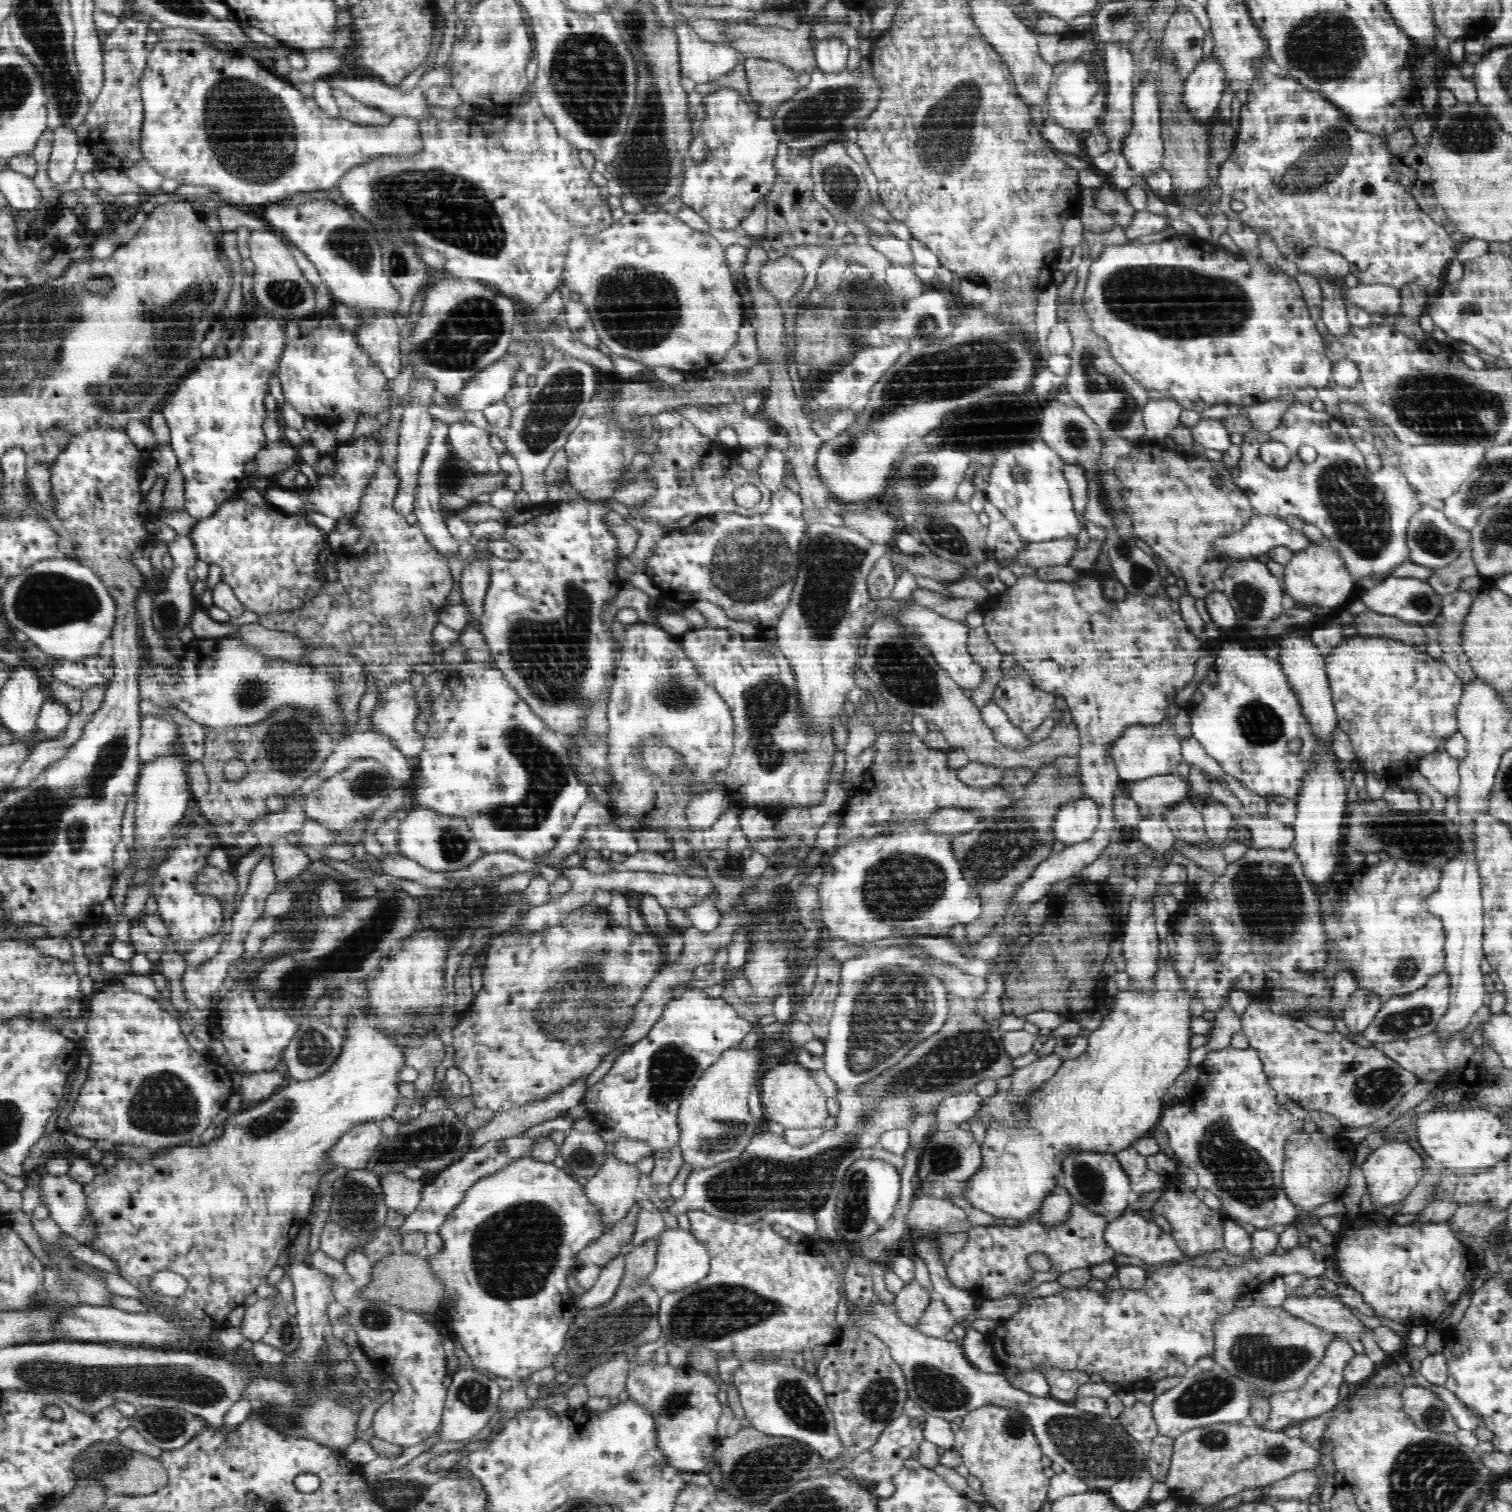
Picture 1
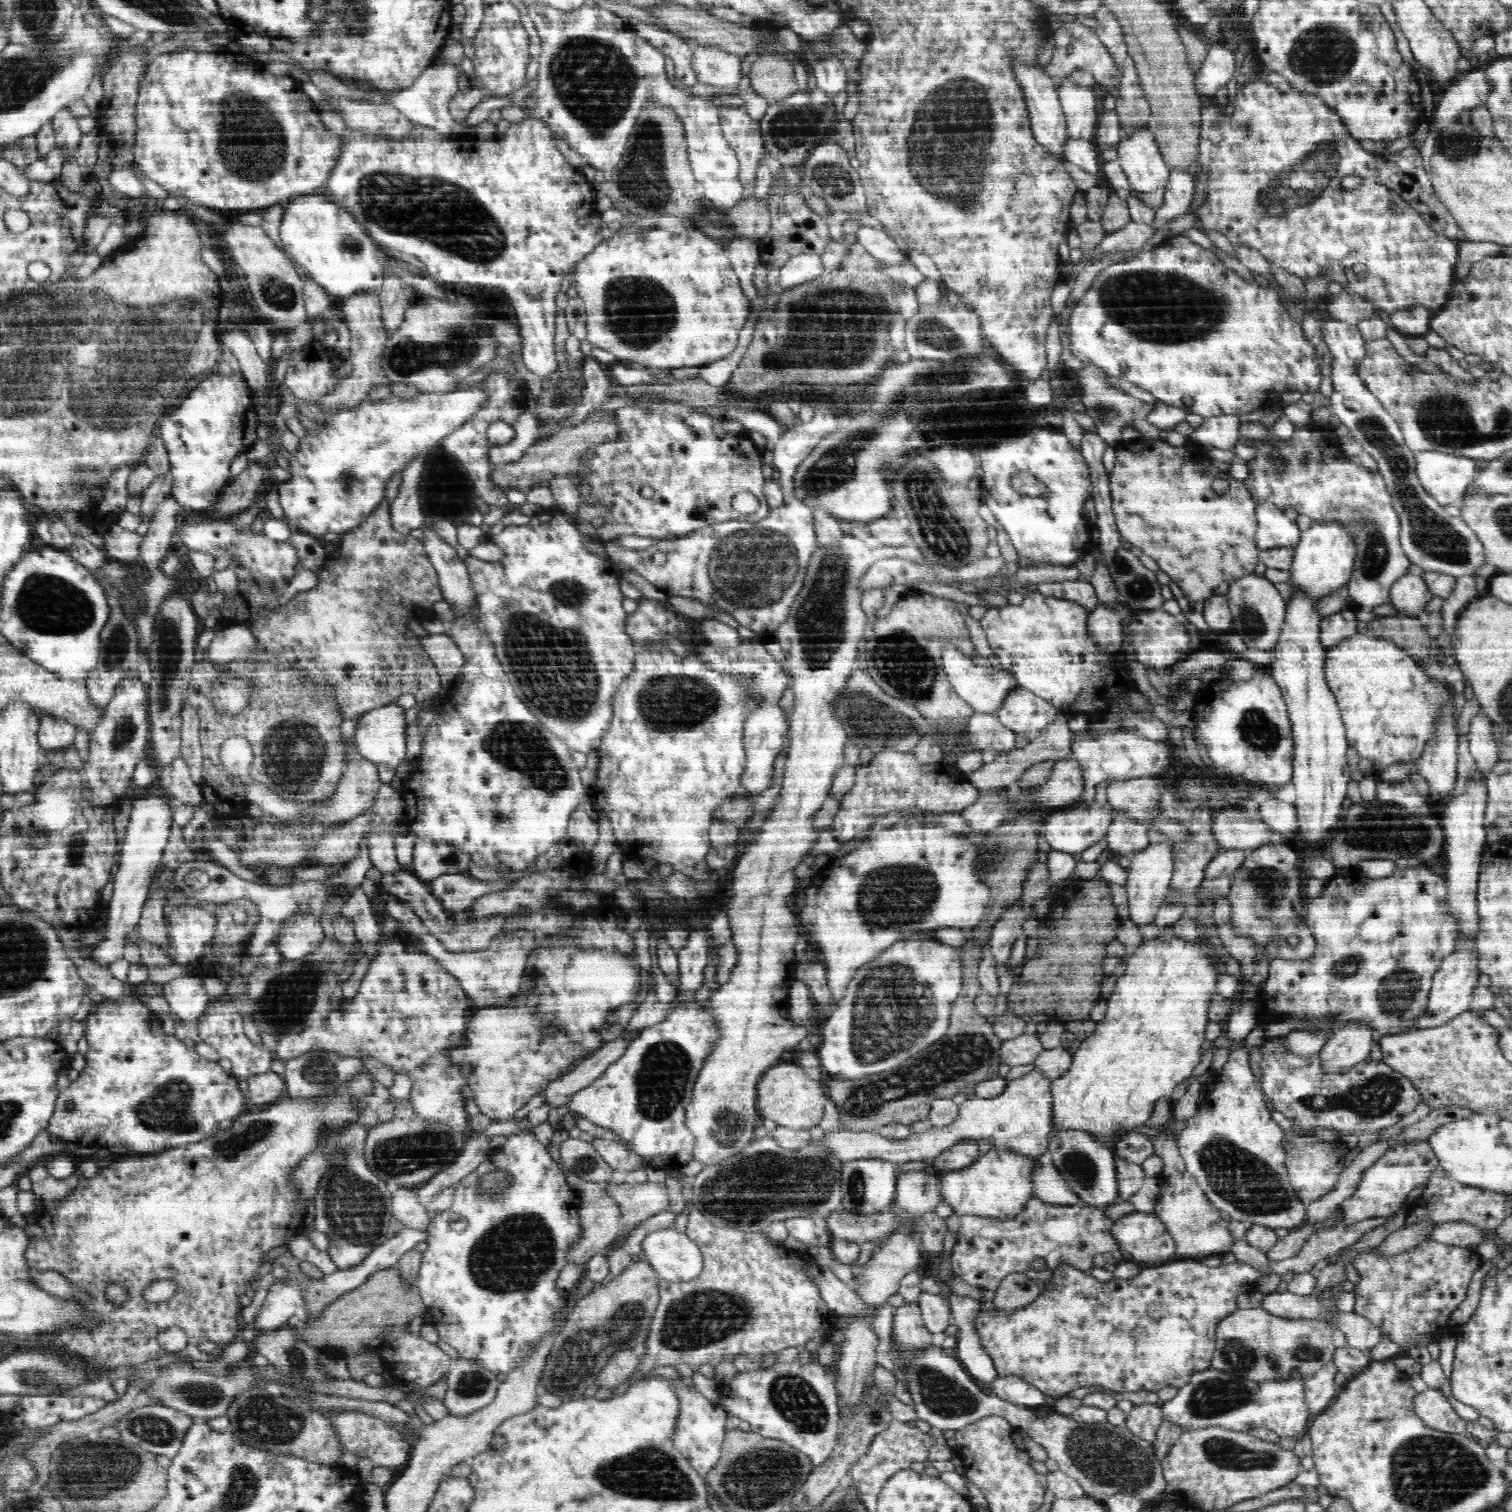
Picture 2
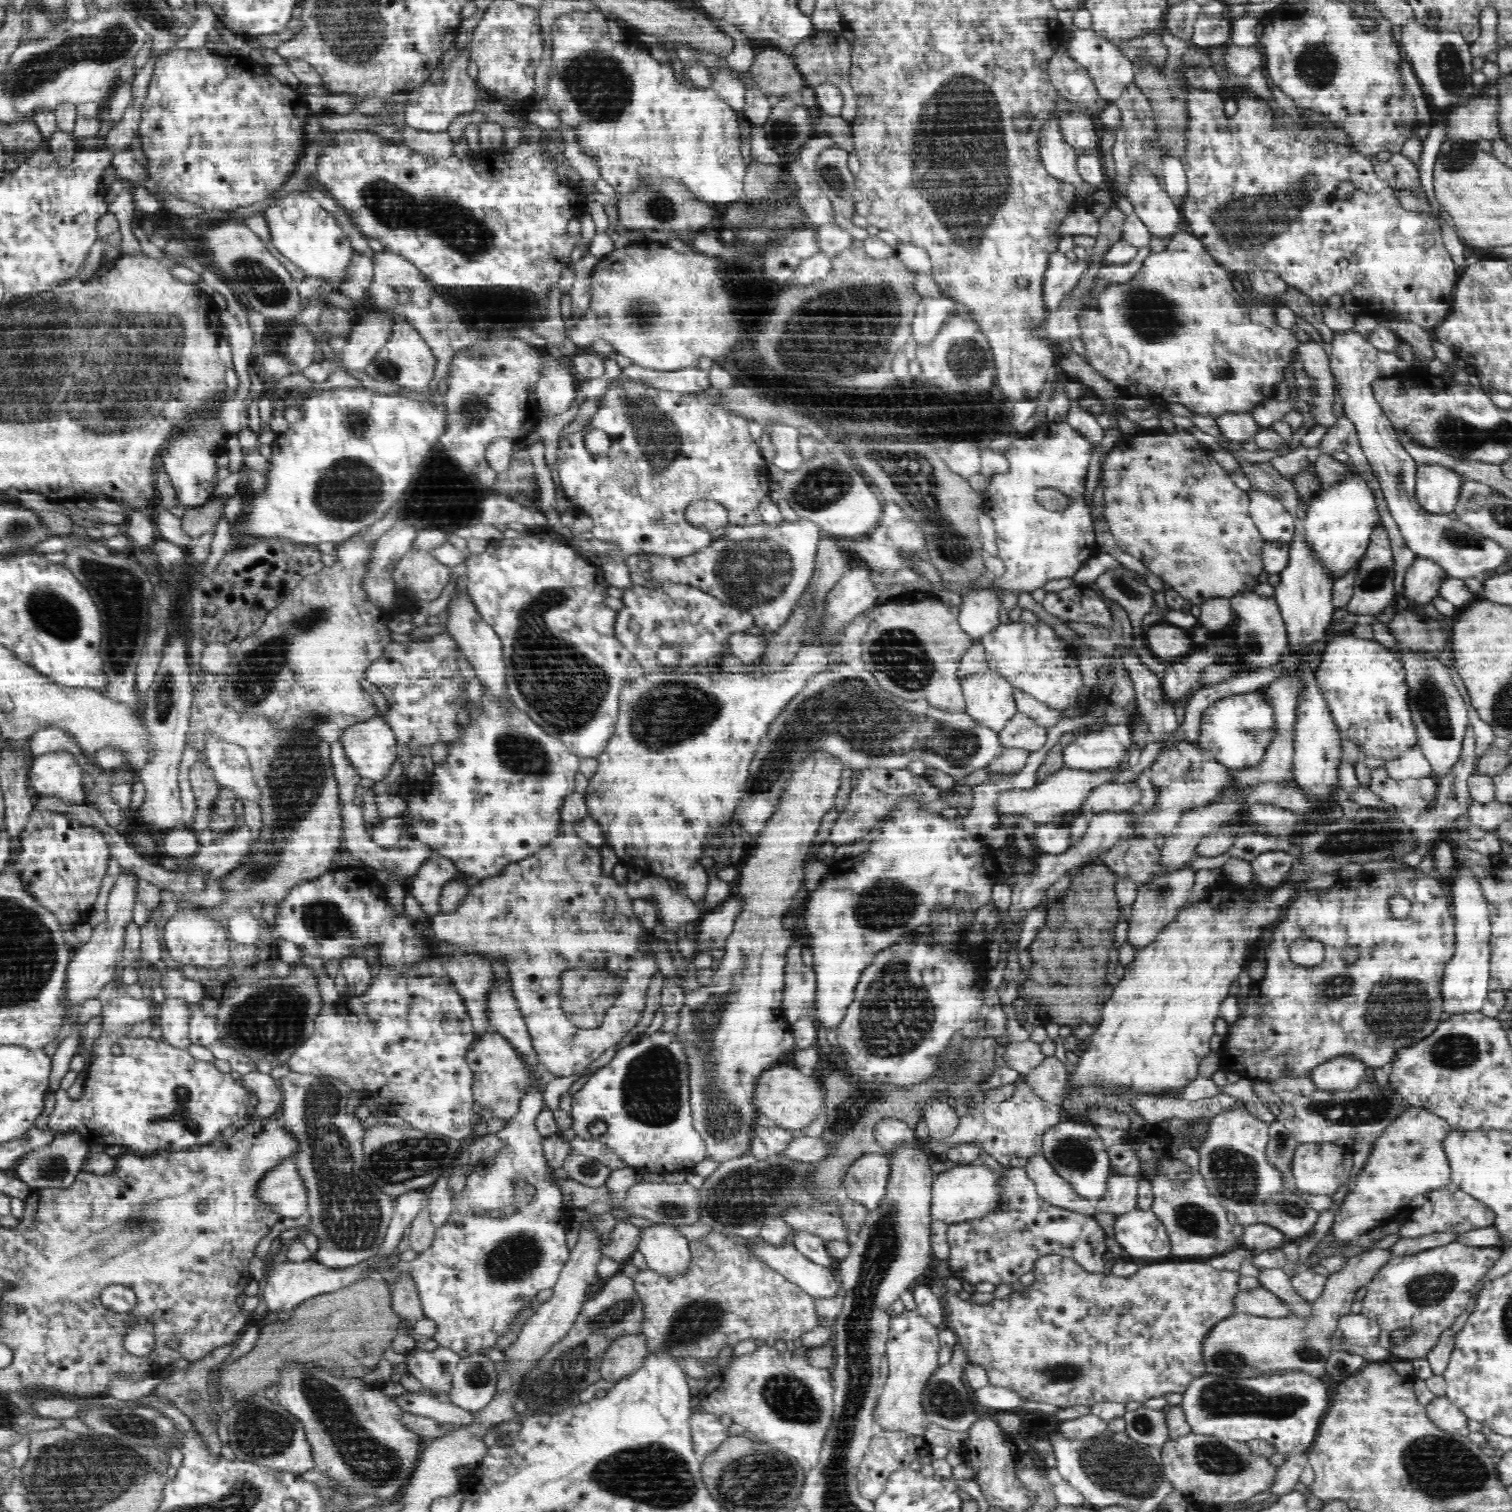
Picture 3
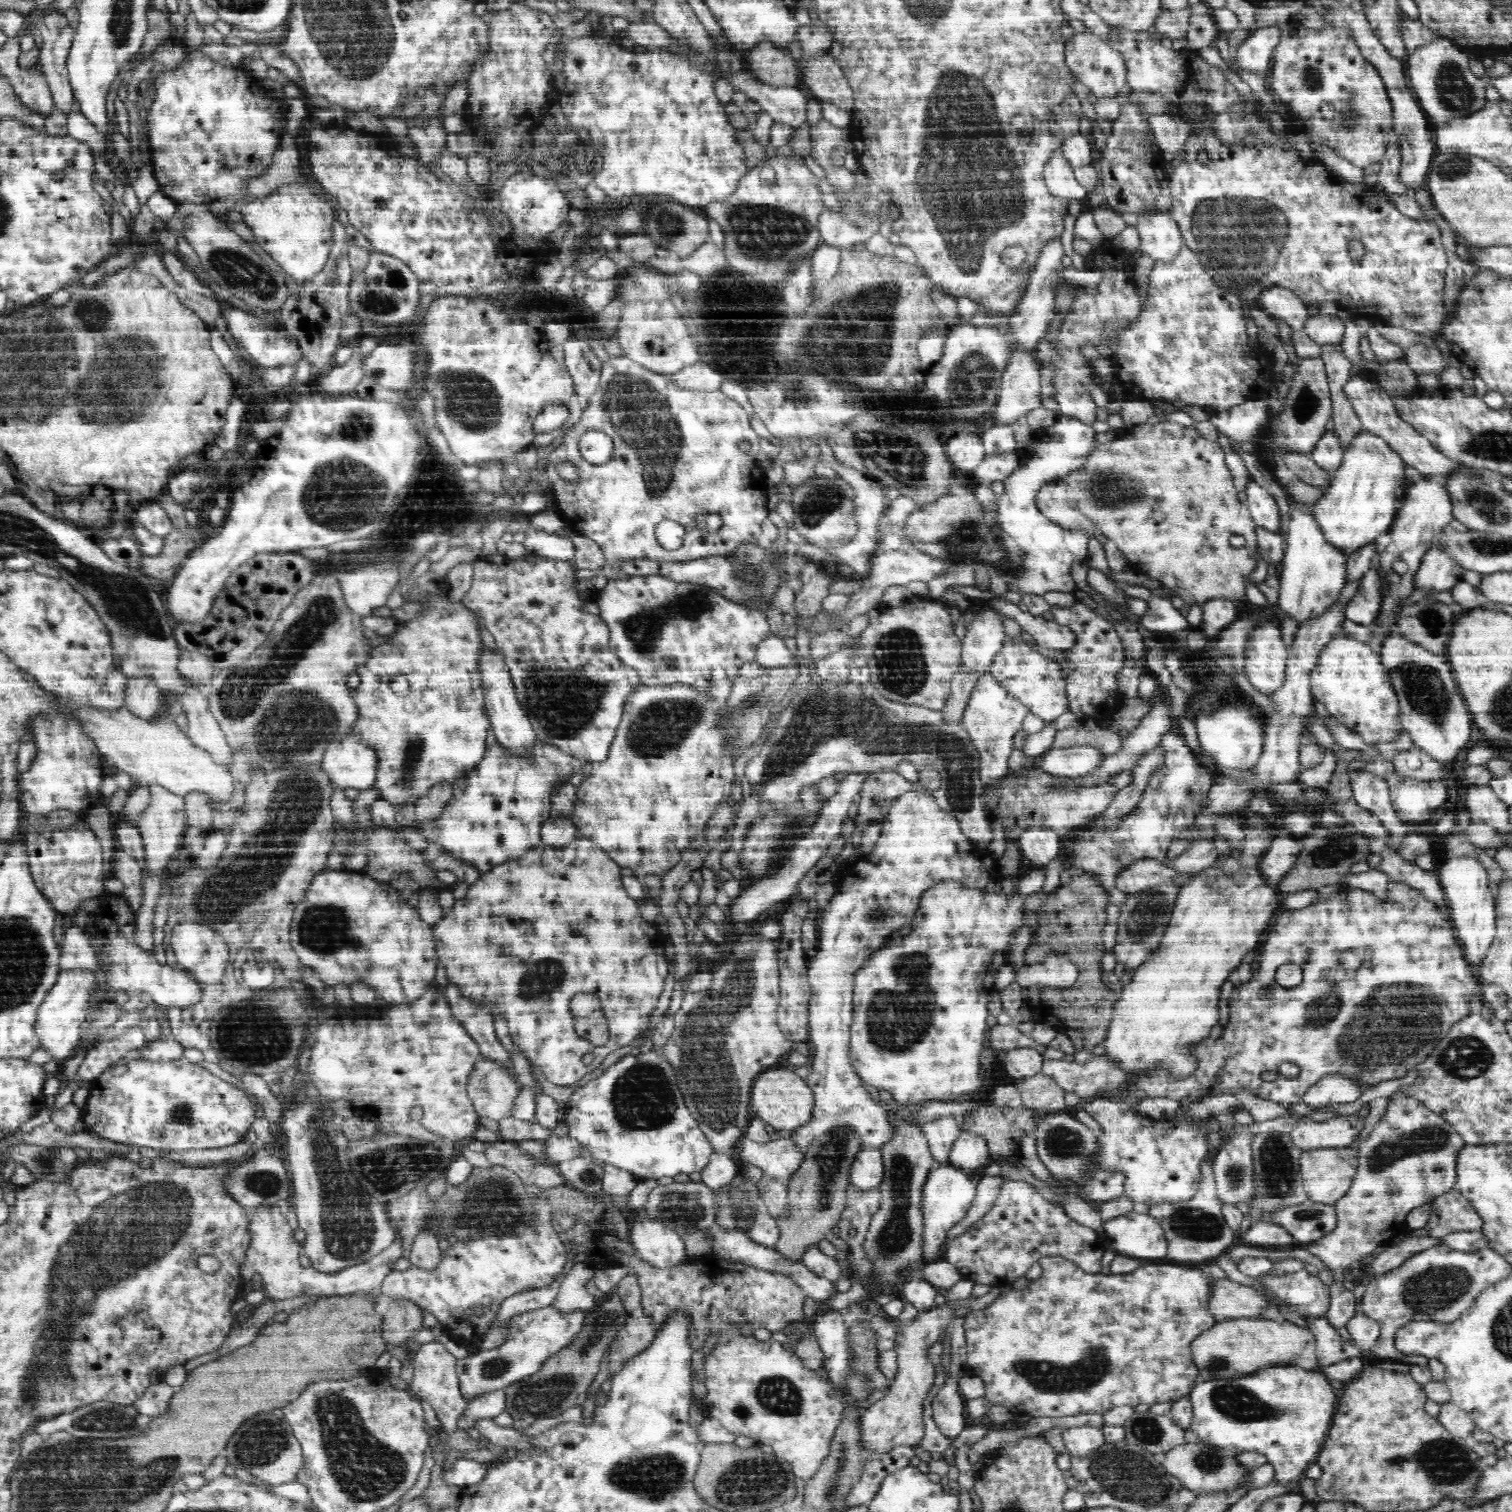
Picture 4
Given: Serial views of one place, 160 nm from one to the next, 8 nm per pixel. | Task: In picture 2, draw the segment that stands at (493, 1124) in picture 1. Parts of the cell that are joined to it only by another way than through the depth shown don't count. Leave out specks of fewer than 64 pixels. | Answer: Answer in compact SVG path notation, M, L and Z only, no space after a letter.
M624 1033L617 1040L610 1042L595 1053L588 1056L572 1071L548 1083L545 1090L545 1102L551 1108L568 1106L571 1096L592 1084L604 1071L616 1062L638 1035L636 1033Z

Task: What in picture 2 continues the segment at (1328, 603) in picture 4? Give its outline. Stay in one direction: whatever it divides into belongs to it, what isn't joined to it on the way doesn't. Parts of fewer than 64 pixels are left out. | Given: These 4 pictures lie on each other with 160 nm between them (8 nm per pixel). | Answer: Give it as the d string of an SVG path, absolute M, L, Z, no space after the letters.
M1293 586L1293 595L1286 603L1285 619L1282 624L1281 636L1276 647L1272 650L1270 663L1271 675L1277 680L1287 706L1289 721L1293 728L1293 776L1291 783L1294 785L1298 822L1300 822L1300 836L1304 844L1320 848L1322 842L1330 840L1330 828L1336 826L1336 818L1342 812L1342 802L1346 798L1346 789L1351 782L1350 769L1346 763L1346 749L1348 740L1346 729L1342 720L1342 713L1334 693L1330 690L1325 677L1325 662L1327 649L1321 644L1320 622L1323 616L1316 609L1317 599L1298 591Z

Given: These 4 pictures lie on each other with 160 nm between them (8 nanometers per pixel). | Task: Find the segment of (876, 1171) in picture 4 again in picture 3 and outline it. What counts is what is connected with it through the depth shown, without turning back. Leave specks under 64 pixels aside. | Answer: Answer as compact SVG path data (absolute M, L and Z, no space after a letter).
M878 1149L861 1155L842 1178L843 1196L860 1203L869 1211L875 1209L886 1194L890 1176L890 1159Z

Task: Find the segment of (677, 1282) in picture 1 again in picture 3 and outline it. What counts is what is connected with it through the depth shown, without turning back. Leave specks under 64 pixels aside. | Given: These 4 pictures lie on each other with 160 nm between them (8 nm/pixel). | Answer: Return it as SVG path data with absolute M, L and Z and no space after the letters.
M653 1224L643 1228L637 1250L644 1255L648 1269L665 1277L685 1275L693 1254L689 1241L673 1226Z

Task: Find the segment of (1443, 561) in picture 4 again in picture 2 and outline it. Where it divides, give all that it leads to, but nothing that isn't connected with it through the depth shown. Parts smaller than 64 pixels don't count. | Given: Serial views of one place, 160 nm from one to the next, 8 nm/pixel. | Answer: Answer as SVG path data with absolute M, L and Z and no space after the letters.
M1404 573L1391 585L1388 602L1394 606L1399 614L1423 618L1423 611L1434 595L1426 586L1426 581L1418 573Z

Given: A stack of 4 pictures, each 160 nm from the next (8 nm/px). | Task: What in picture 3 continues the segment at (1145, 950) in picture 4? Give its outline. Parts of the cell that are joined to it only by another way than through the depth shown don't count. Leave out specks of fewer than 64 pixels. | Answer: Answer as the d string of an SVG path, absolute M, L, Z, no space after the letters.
M1189 868L1173 870L1166 875L1156 877L1149 885L1139 885L1137 888L1136 899L1132 903L1131 916L1128 917L1127 943L1133 944L1138 952L1144 946L1151 945L1158 932L1170 924L1179 913L1179 910L1188 903L1195 883L1195 871Z

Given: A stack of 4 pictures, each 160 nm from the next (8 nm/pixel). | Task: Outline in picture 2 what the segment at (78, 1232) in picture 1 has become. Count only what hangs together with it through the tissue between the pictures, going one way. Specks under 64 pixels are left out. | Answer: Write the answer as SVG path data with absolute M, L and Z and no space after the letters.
M46 1166L30 1167L26 1174L32 1184L32 1193L43 1210L53 1207L61 1198L68 1196L78 1184L78 1175L59 1179L50 1175Z

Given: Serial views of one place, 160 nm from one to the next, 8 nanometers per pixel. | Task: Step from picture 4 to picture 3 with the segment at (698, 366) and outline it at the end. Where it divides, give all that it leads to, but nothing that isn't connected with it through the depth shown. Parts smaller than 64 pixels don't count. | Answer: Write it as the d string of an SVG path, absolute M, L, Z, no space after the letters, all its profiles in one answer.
M632 364L622 369L622 375L630 376L630 379L652 384L656 388L681 393L700 393L710 386L708 371L699 367L683 368L675 371L658 371L650 368L642 368Z

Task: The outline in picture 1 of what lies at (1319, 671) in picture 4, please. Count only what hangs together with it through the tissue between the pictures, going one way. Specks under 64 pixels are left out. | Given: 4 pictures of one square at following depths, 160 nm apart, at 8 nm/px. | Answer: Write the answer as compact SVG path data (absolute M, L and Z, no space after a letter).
M1355 636L1344 640L1339 646L1336 646L1328 656L1325 656L1325 661L1327 679L1330 690L1332 691L1332 700L1334 701L1336 716L1340 723L1340 730L1349 736L1349 740L1357 756L1356 761L1360 769L1364 772L1378 772L1378 774L1380 774L1388 769L1390 762L1400 762L1400 760L1418 762L1418 760L1426 755L1437 754L1439 746L1442 745L1450 735L1458 731L1457 708L1460 704L1464 683L1442 658L1434 659L1426 653L1416 652L1414 646L1408 645L1404 641L1380 637L1368 638Z

